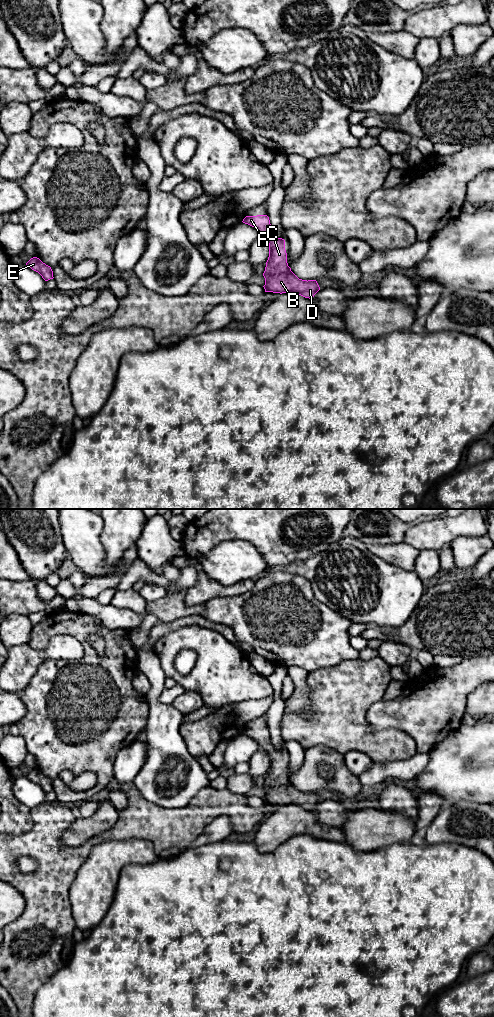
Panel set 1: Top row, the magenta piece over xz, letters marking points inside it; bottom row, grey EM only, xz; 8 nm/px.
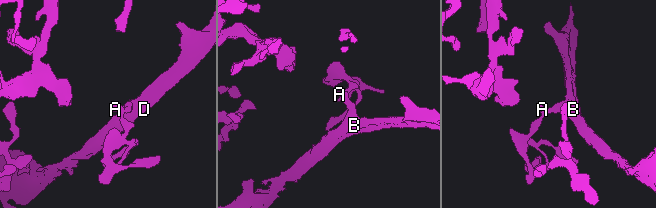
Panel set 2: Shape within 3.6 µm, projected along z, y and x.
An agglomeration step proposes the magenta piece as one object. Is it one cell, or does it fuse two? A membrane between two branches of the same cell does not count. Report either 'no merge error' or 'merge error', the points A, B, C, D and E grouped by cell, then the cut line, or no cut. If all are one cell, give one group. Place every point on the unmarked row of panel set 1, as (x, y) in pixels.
no merge error; groups A B C D E; cut none

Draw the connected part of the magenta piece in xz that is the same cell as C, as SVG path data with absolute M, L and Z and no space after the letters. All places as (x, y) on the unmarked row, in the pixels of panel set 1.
M267 727L246 728L242 734L254 739L269 755L269 769L263 785L265 804L297 805L313 811L320 802L317 793L299 791L291 783L287 775L285 752L273 746L269 729Z

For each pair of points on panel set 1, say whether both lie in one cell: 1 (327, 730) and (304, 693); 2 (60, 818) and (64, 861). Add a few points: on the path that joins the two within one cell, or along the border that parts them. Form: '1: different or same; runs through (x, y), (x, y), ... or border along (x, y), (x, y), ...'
1: different; border along (306, 679), (310, 692), (309, 713), (287, 711)
2: same; runs through (55, 829), (55, 850)

